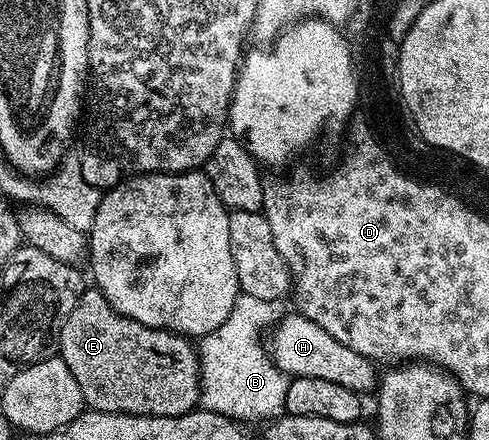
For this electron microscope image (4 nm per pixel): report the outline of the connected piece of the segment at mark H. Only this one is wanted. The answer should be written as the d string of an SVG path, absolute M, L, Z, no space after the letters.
M293 311L282 317L272 330L272 336L272 359L290 378L327 379L362 395L372 394L379 384L379 369L374 362L351 351L351 347L343 347L339 339L327 335L319 323L311 323L302 313Z

